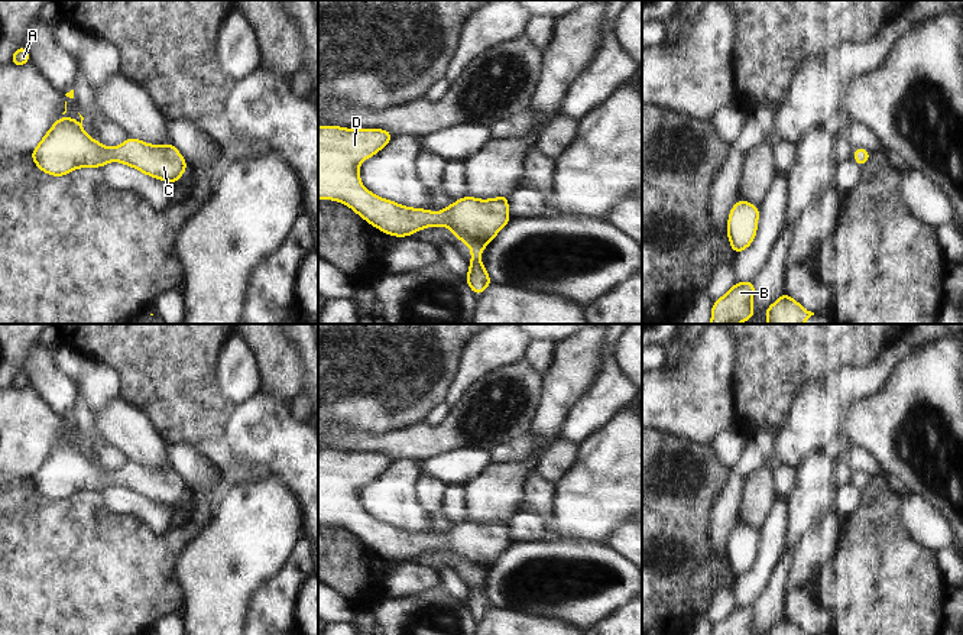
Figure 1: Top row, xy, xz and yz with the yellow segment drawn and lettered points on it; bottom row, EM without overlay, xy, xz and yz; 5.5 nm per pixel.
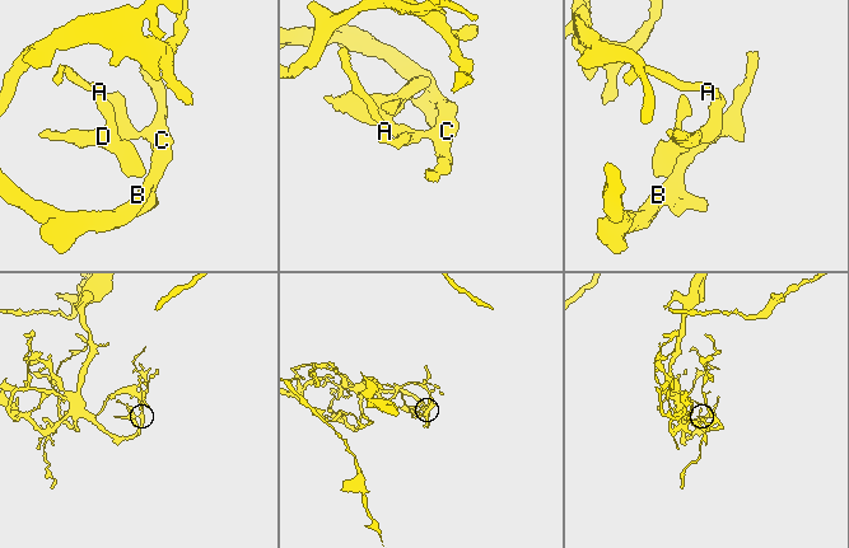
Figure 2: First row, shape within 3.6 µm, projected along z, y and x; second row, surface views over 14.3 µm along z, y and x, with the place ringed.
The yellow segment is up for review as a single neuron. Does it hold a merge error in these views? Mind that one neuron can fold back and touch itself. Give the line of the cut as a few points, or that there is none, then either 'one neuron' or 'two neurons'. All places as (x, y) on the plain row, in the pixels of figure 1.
cut none; one neuron

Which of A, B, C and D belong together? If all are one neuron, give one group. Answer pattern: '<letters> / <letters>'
A B C D

